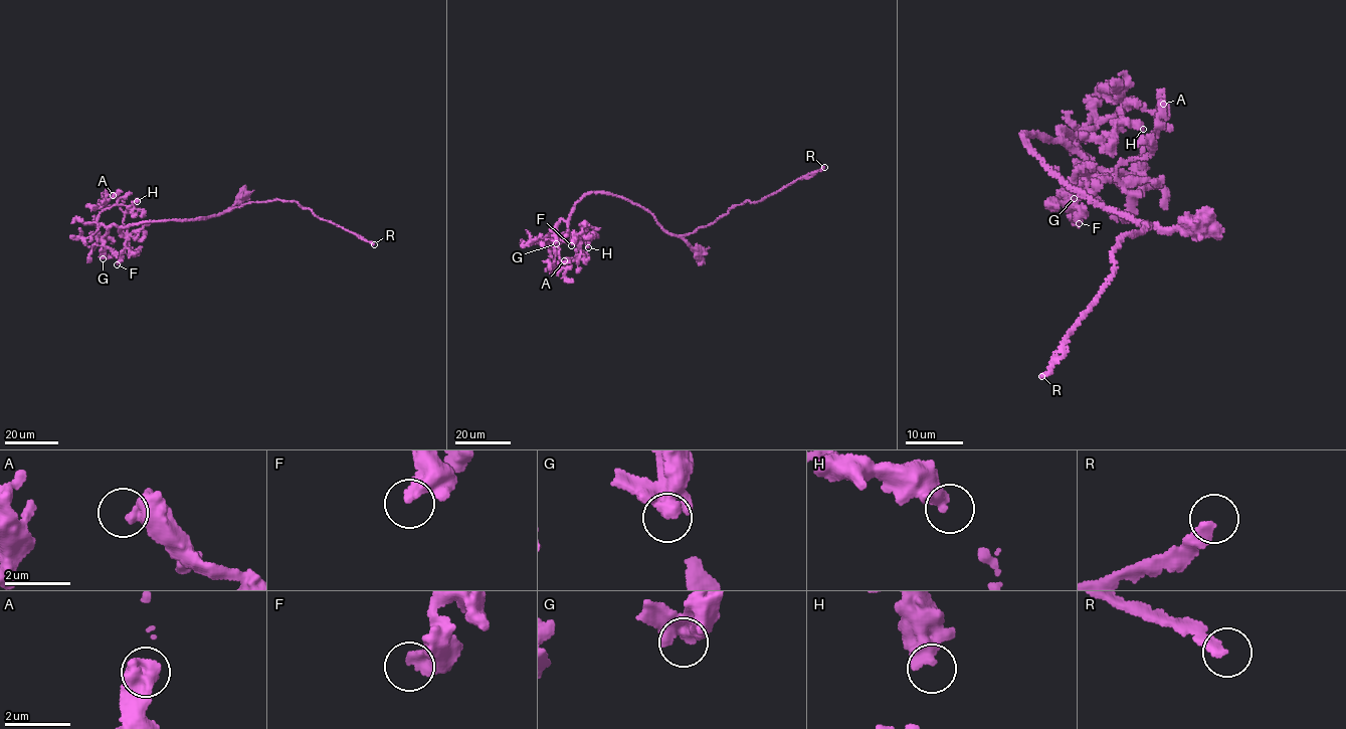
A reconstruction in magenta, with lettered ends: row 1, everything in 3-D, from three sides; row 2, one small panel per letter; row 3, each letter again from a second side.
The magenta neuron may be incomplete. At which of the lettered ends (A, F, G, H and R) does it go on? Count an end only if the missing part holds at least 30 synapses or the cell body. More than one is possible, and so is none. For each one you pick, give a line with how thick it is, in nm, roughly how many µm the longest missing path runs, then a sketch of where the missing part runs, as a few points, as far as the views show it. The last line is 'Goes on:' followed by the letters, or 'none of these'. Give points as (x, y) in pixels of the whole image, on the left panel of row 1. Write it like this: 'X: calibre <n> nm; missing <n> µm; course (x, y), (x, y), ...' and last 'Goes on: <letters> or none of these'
R: calibre 320 nm; missing 20 µm; course (374, 244), (400, 269)
Goes on: R

